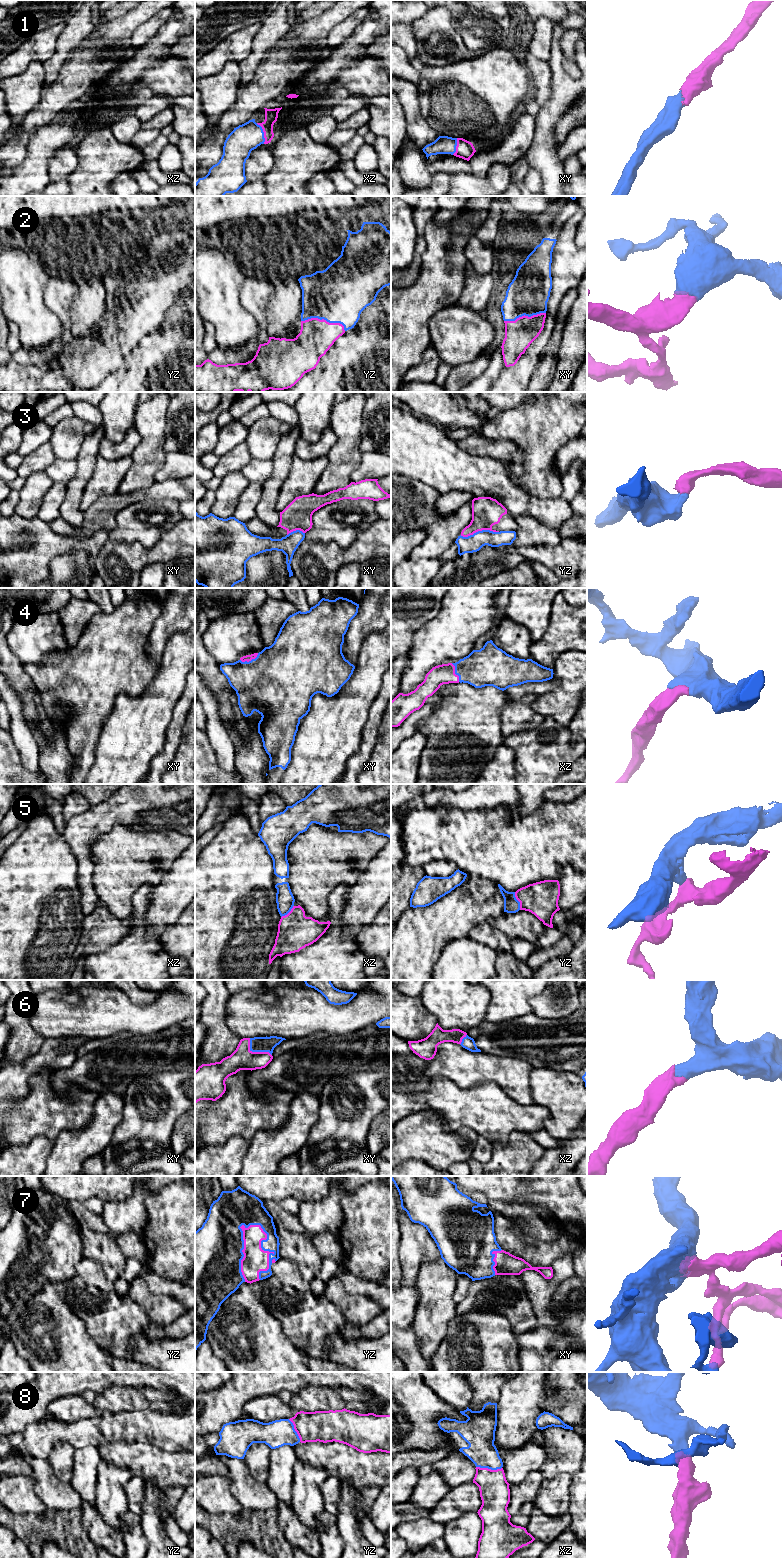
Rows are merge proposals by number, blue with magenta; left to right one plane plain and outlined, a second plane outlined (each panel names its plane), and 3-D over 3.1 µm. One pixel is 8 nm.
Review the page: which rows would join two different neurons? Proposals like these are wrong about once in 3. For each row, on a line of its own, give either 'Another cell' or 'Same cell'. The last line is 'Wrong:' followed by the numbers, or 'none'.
1: Same cell
2: Same cell
3: Another cell
4: Same cell
5: Another cell
6: Same cell
7: Same cell
8: Same cell
Wrong: 3, 5

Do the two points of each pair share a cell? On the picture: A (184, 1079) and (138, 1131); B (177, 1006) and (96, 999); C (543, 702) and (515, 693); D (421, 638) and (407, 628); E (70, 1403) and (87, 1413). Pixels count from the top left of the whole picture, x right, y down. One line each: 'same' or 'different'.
A: same
B: same
C: different
D: different
E: same

